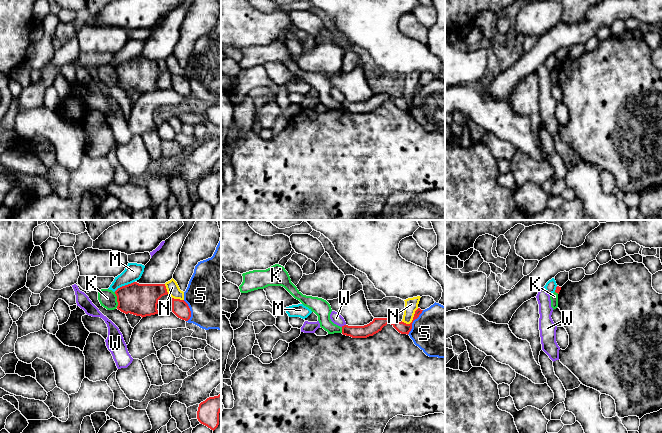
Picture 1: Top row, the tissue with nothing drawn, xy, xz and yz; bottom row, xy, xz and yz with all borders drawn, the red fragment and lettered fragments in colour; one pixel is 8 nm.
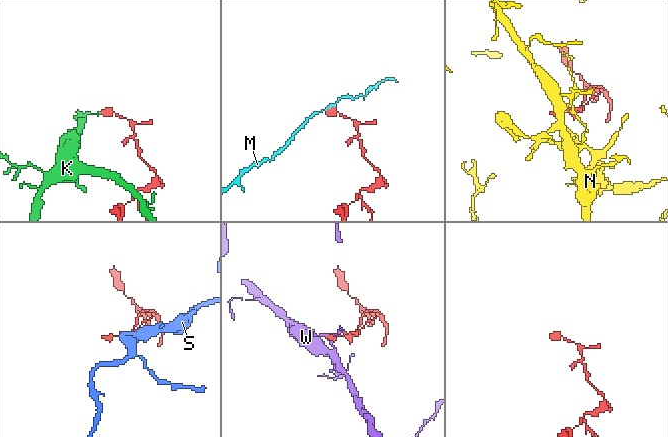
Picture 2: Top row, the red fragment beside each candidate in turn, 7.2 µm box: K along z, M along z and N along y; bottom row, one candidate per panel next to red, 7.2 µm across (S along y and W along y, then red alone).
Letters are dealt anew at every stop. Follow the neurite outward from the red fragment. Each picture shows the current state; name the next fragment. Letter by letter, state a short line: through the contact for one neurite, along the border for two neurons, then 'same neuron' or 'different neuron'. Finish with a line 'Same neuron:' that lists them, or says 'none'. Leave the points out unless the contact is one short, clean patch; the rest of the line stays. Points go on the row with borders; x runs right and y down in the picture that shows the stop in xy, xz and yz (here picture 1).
K: xy (114, 292), (117, 298), (117, 307) | different neuron
M: xy (134, 281), (122, 285), (114, 291) | different neuron
N: xz (418, 308), (409, 323), (401, 321) | different neuron
S: different neuron
W: xz (345, 324), (341, 326) | different neuron
Same neuron: none

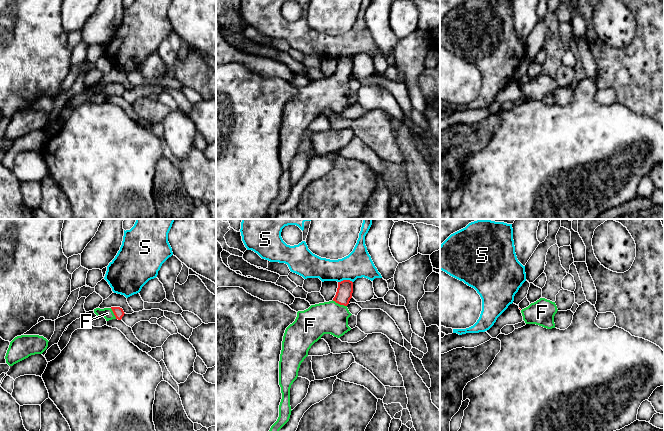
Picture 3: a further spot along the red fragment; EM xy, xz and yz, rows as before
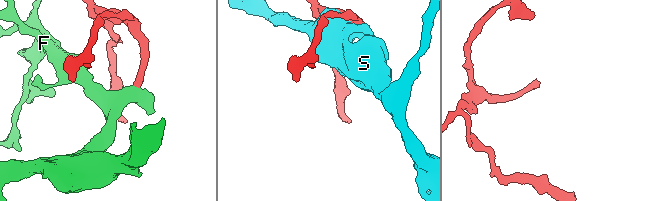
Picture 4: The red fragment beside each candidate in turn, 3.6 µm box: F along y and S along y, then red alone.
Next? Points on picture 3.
F: xz (344, 292), (339, 303), (336, 311), (330, 317) | same neuron
S: different neuron
Same neuron: F

